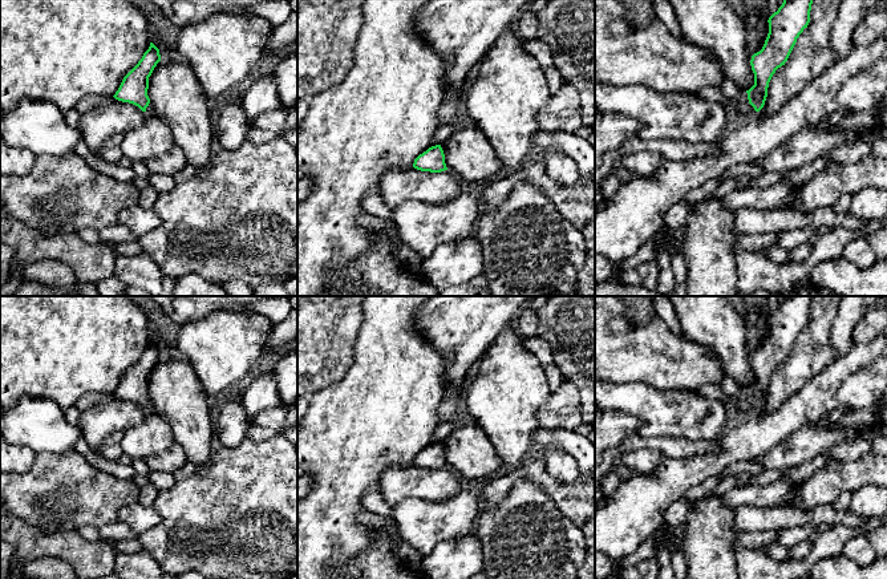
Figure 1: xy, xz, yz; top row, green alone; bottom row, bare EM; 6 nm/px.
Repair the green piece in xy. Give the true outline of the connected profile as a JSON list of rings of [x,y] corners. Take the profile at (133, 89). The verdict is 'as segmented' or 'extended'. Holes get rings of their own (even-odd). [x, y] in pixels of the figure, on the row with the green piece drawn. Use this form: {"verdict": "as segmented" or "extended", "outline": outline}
{"verdict": "extended", "outline": [[[150,42],[149,49],[143,53],[138,64],[123,77],[113,97],[138,106],[146,114],[155,114],[154,105],[147,96],[147,89],[149,77],[159,61],[159,49]]]}

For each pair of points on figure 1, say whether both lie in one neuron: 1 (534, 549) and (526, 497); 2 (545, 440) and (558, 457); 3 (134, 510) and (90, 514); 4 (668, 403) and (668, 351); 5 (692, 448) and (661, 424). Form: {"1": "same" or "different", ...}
{"1": "same", "2": "different", "3": "different", "4": "different", "5": "different"}

